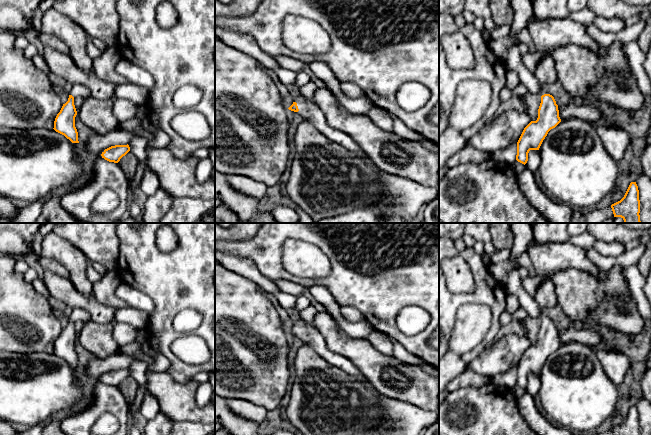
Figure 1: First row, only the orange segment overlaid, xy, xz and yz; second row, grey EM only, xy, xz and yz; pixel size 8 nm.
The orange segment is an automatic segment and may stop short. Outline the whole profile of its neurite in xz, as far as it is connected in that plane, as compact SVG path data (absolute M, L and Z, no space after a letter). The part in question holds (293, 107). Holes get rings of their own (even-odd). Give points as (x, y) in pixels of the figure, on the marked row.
M301 93L288 109L298 112L303 120L310 122L332 142L343 146L351 152L363 152L358 143L350 135L330 127L321 109L313 100L305 98Z

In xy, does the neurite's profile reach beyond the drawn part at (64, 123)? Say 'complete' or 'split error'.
split error

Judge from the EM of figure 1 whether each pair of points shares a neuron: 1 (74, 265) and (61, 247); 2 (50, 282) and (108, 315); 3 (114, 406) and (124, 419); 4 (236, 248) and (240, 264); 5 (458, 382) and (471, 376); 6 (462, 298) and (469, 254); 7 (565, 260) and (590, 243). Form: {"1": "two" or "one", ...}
{"1": "one", "2": "one", "3": "one", "4": "two", "5": "one", "6": "one", "7": "two"}

